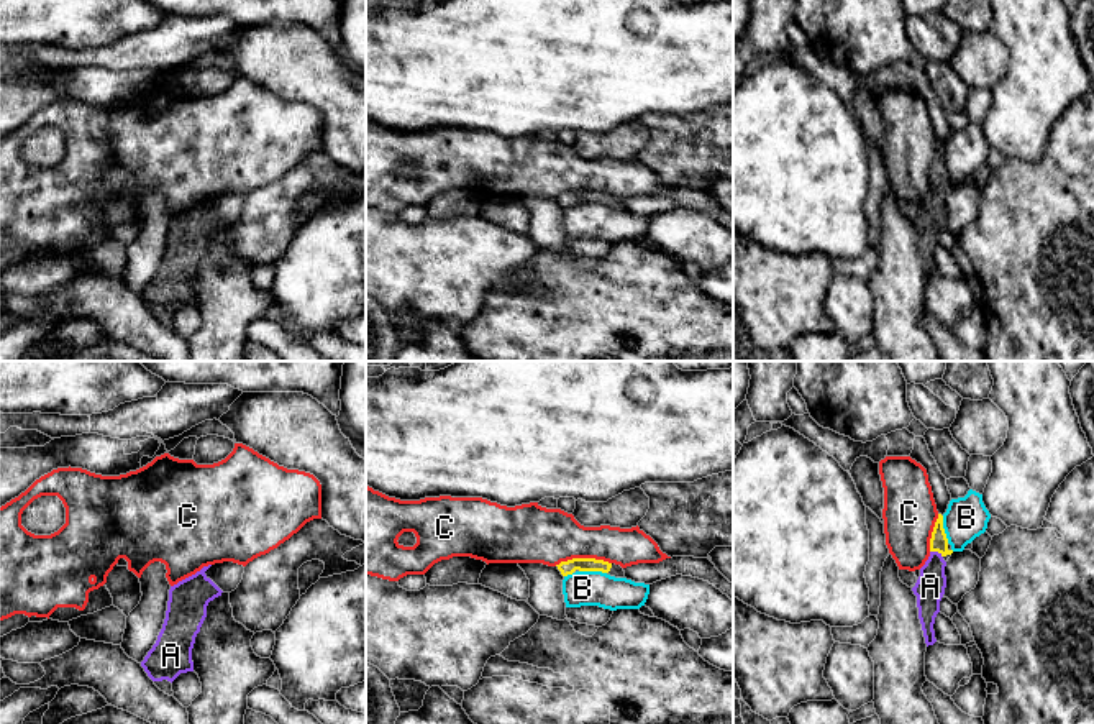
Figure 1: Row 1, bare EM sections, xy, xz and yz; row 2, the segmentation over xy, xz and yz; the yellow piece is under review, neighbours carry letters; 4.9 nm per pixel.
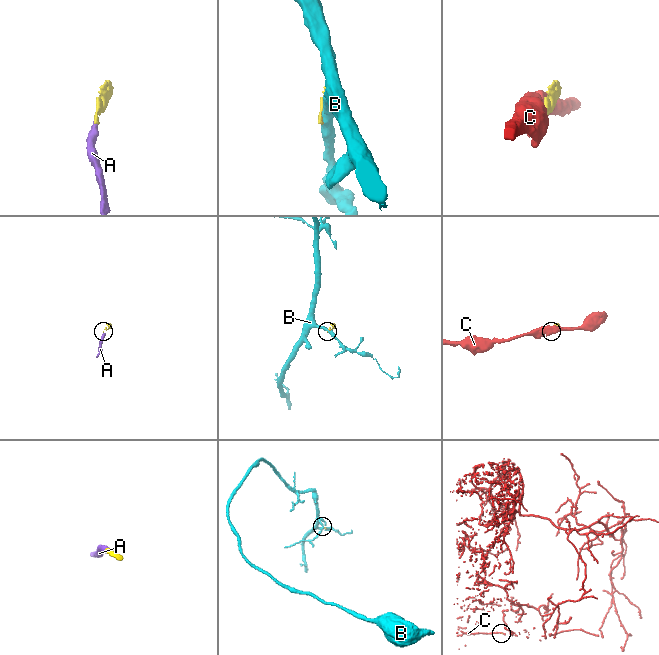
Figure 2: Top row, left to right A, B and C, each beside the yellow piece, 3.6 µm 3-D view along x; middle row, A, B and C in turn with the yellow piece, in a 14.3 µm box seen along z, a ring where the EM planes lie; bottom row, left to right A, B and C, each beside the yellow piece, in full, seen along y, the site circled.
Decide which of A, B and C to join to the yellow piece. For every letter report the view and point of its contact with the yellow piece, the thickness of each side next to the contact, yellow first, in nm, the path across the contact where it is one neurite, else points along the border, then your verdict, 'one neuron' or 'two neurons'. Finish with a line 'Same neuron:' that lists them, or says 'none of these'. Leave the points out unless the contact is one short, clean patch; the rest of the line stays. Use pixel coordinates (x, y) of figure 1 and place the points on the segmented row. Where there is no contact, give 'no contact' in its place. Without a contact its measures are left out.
A: yz (937, 550) | 90/140 nm | one neuron
B: xz (592, 570) | 70/180 nm | along xz (579, 570), (601, 570), (606, 573) | two neurons
C: xz (583, 559) | 70/280 nm | two neurons
Same neuron: A

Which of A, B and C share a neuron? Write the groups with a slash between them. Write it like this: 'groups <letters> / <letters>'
groups A / B / C

